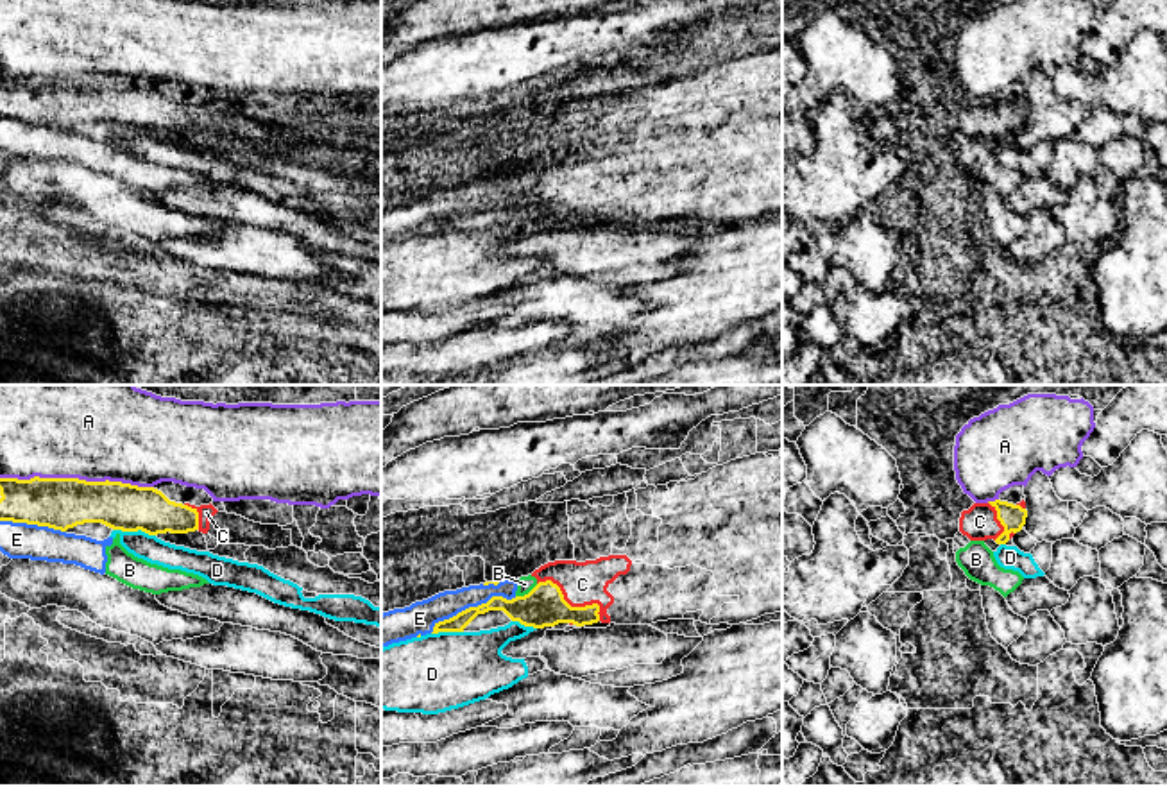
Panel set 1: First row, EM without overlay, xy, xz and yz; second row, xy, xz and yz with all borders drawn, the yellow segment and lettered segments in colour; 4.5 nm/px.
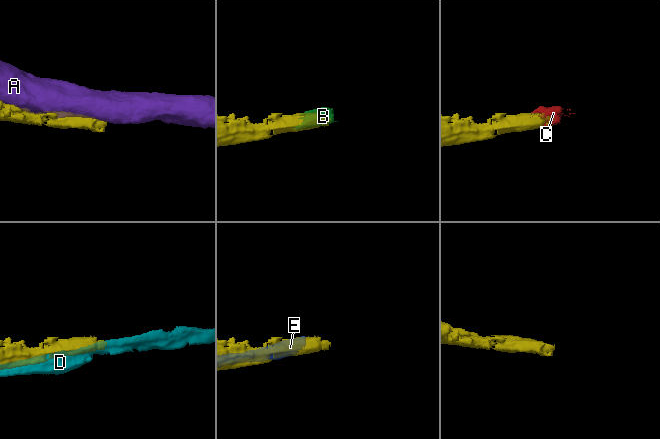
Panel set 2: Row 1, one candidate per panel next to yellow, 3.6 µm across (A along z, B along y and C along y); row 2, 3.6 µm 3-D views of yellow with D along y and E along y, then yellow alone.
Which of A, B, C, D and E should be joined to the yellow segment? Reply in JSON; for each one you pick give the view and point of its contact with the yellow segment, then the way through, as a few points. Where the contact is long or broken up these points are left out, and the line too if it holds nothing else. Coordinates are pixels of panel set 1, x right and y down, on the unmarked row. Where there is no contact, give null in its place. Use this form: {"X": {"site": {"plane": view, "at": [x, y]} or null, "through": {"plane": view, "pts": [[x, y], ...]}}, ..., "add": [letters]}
{"C": {"site": {"plane": "xz", "at": [573, 206]}, "through": {"plane": "xz", "pts": [[545, 205], [573, 206], [573, 194], [582, 183]]}}, "add": ["C"]}

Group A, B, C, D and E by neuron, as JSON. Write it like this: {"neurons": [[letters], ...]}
{"neurons": [["A"], ["B", "E"], ["C"], ["D"]]}

